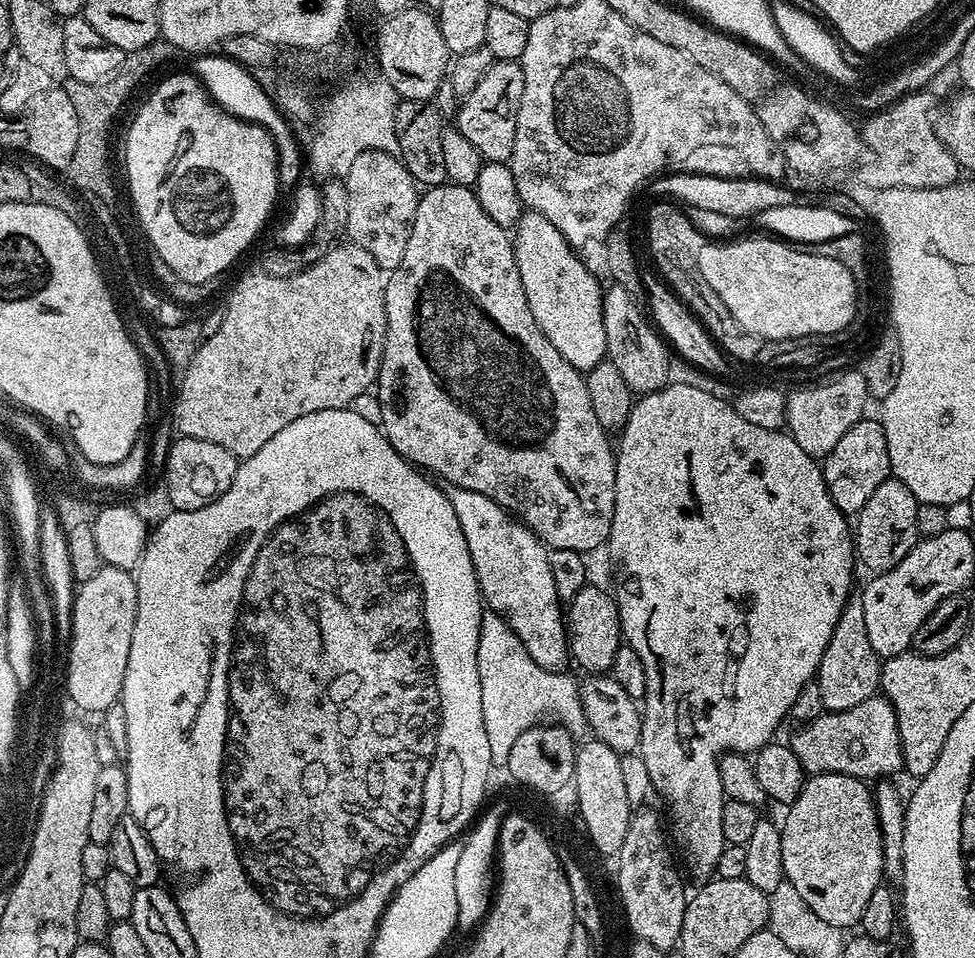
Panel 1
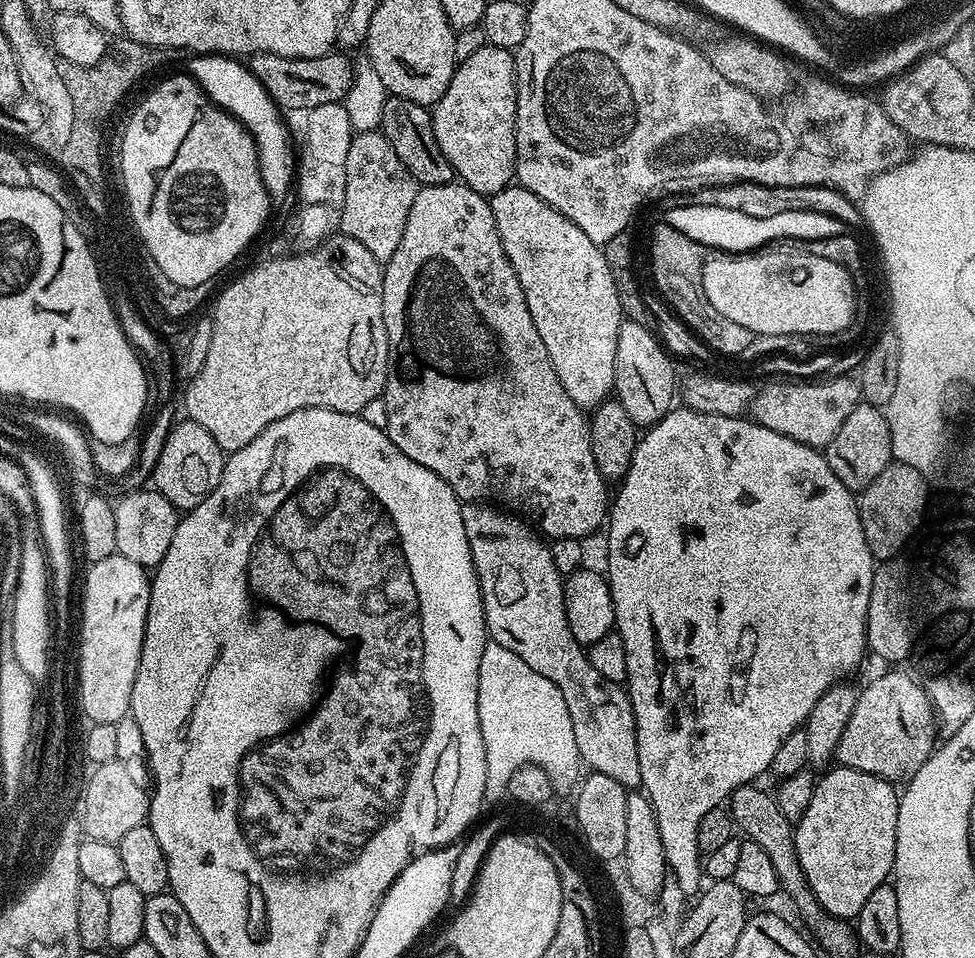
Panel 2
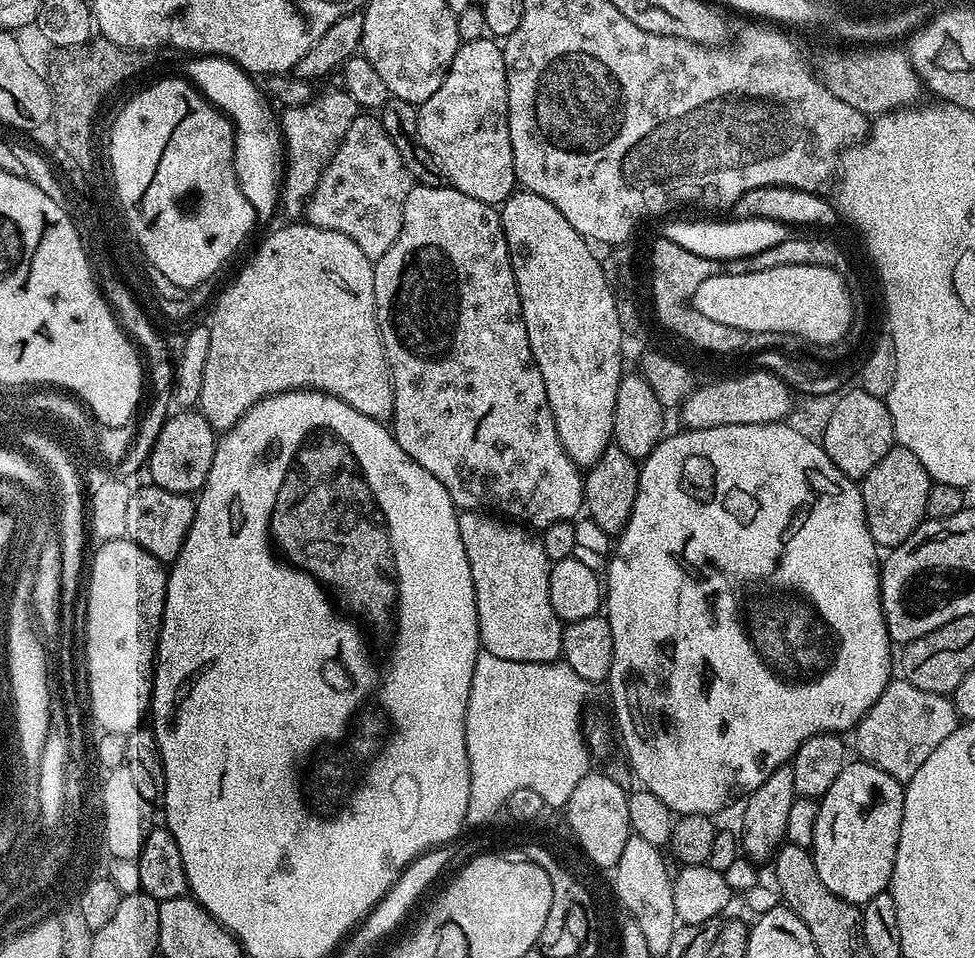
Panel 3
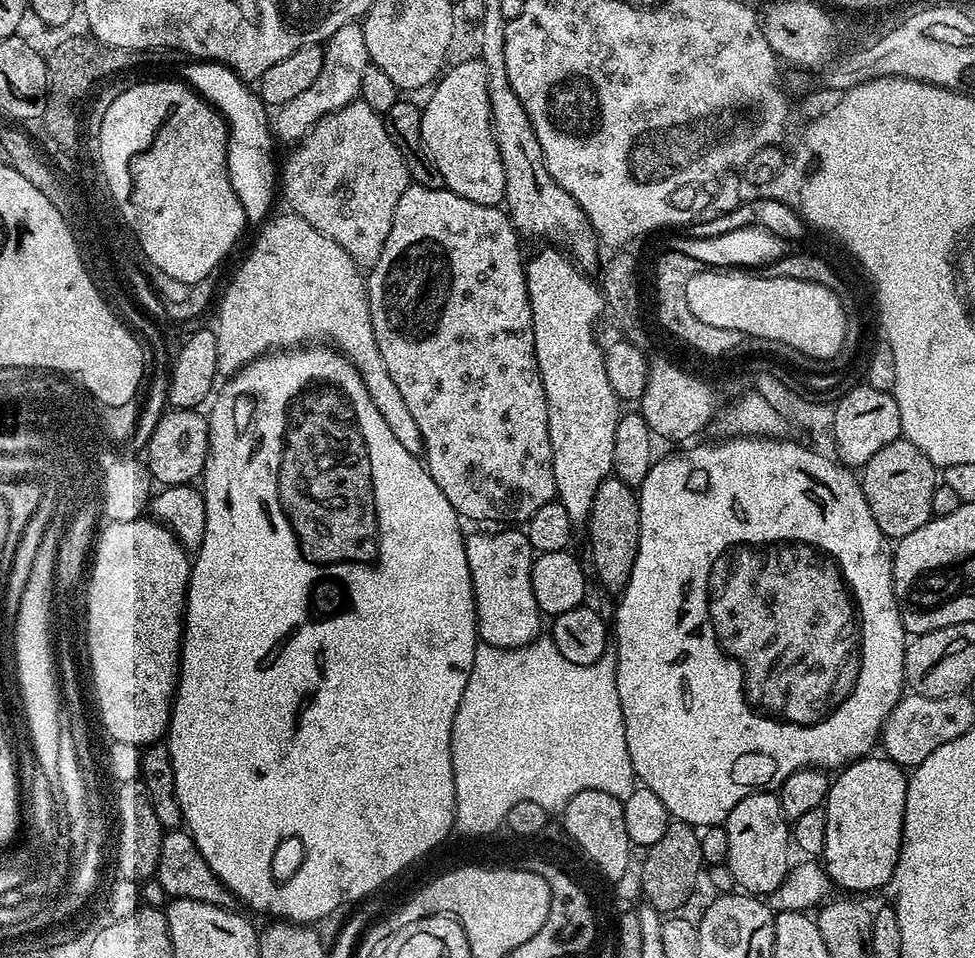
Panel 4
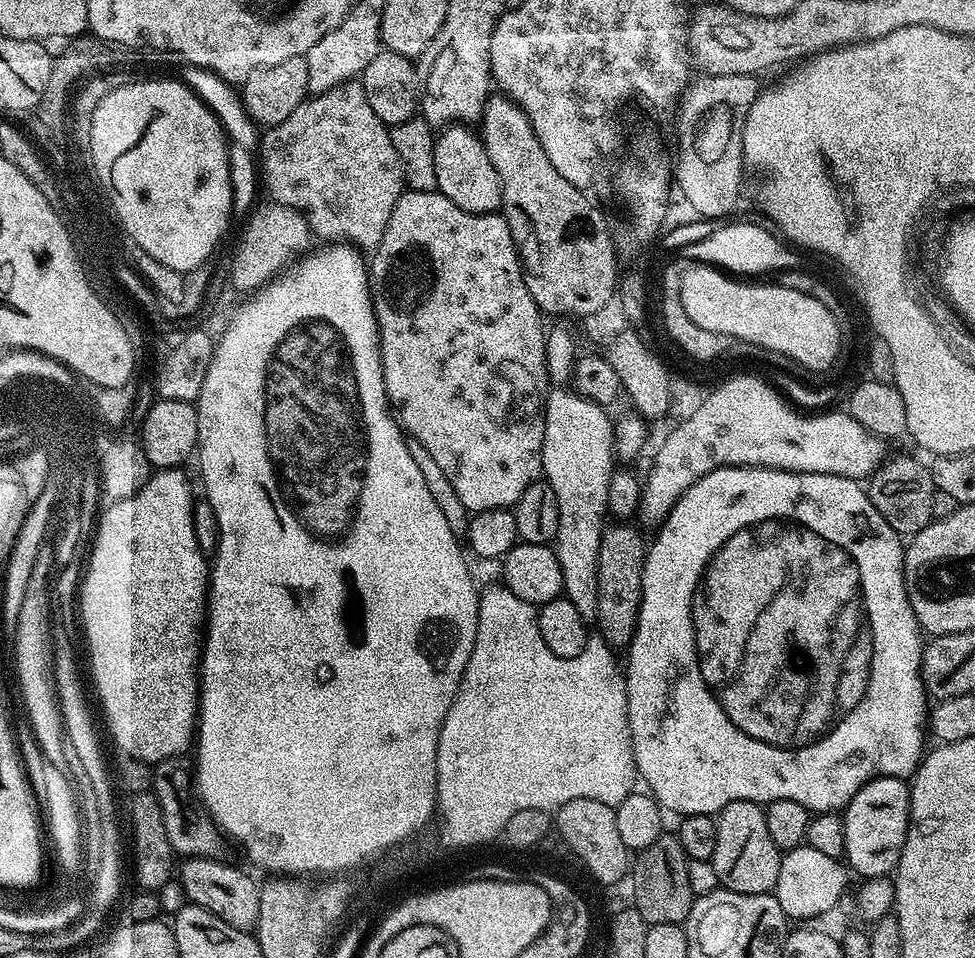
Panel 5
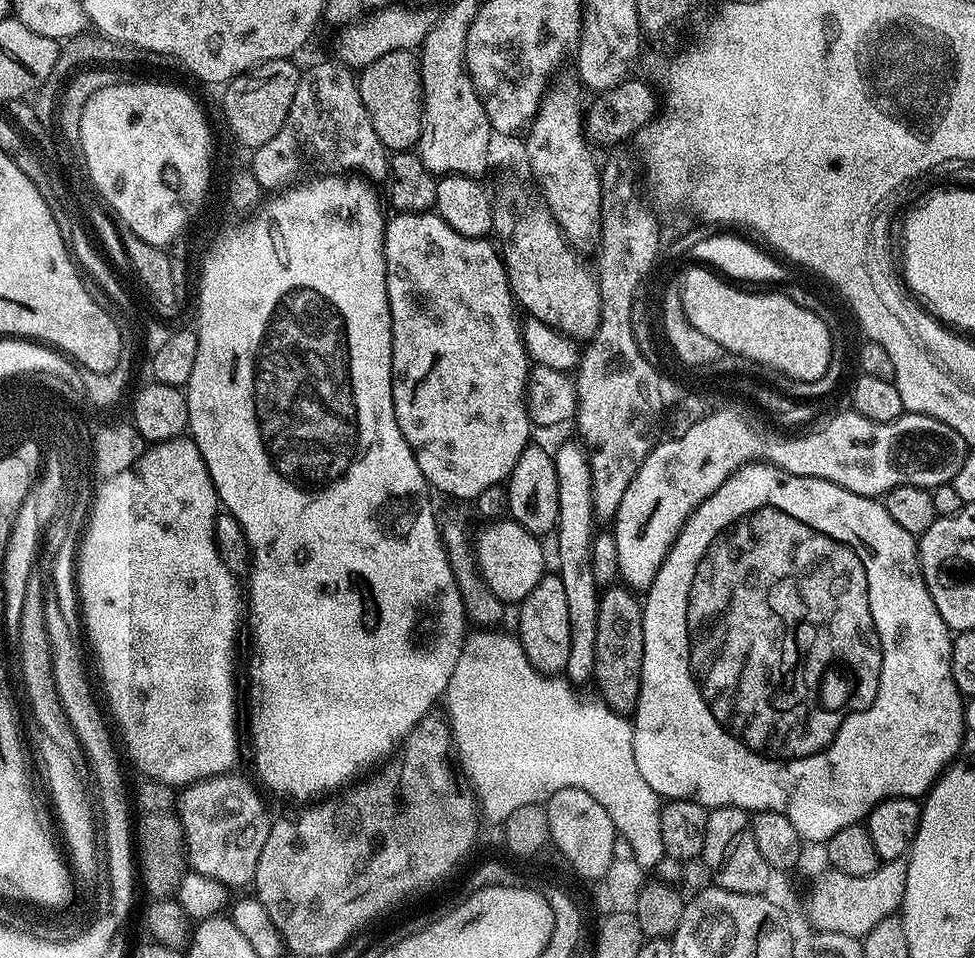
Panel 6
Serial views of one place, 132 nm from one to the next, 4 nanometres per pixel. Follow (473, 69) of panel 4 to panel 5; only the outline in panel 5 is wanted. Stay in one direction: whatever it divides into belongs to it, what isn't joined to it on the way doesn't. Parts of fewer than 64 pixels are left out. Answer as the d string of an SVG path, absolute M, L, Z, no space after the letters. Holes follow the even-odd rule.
M448 126L434 140L434 178L442 195L470 214L499 213L504 199L498 170L484 149L484 141L468 126Z

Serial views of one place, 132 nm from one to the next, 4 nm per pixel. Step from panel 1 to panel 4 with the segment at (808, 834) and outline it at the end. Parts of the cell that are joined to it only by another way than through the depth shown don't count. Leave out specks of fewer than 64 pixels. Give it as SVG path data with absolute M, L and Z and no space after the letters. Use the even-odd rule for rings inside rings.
M869 754L835 773L828 786L828 799L823 805L826 814L826 846L822 867L837 889L845 888L848 891L845 893L860 894L856 892L872 892L883 884L884 887L891 885L904 837L907 789L905 769L883 754Z

